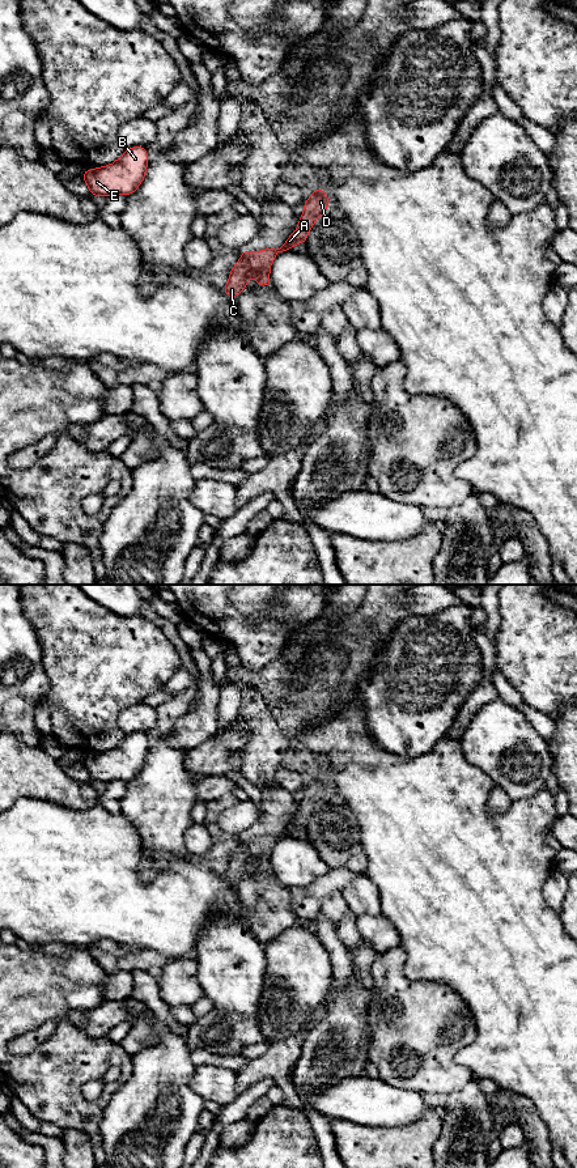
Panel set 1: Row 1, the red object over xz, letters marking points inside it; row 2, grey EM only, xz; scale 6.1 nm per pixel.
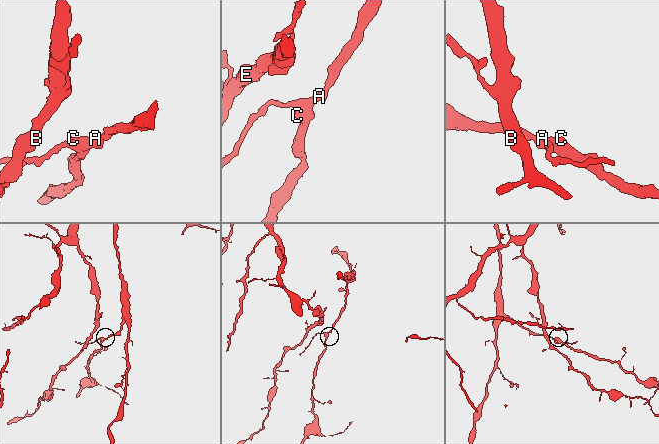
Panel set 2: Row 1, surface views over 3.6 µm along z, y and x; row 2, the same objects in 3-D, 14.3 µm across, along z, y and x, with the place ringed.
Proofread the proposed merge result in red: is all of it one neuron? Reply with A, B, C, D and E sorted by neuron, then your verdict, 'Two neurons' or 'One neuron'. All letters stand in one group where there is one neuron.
Groups: A B C D E. One neuron

